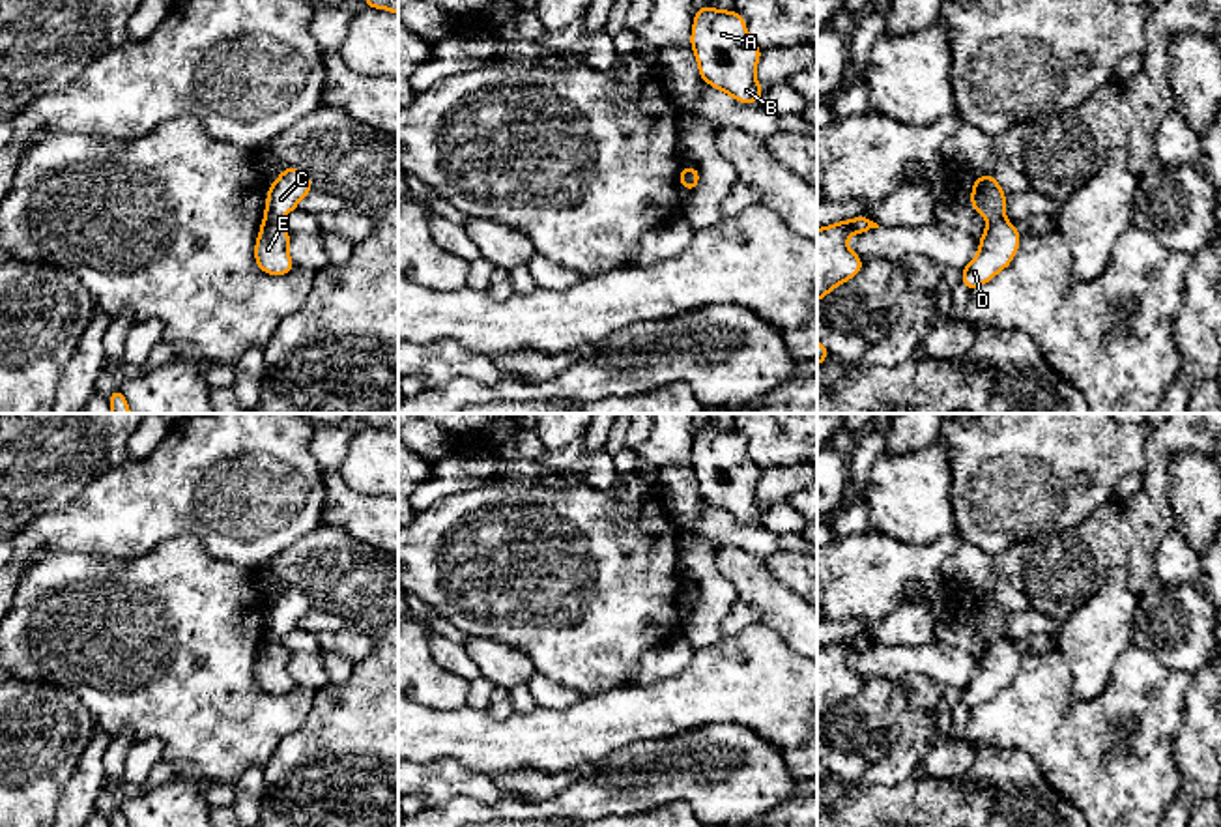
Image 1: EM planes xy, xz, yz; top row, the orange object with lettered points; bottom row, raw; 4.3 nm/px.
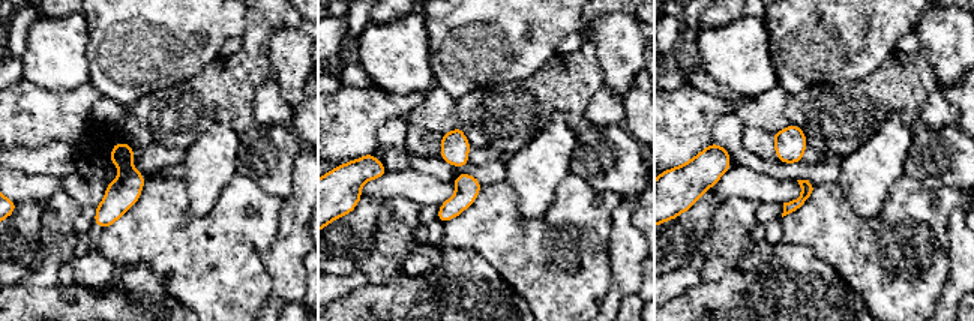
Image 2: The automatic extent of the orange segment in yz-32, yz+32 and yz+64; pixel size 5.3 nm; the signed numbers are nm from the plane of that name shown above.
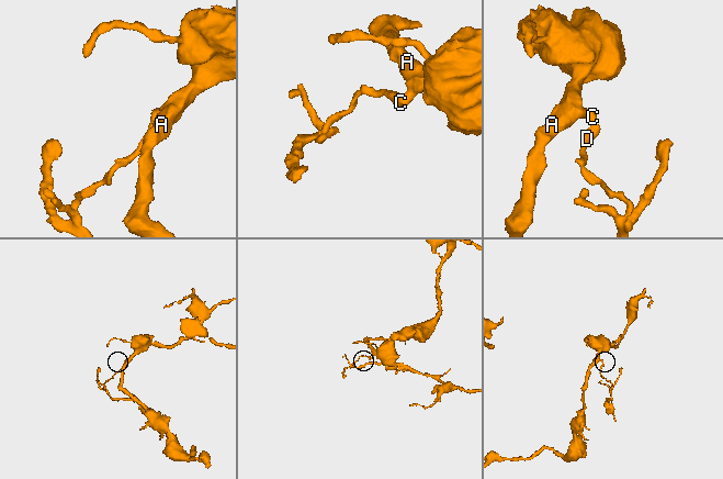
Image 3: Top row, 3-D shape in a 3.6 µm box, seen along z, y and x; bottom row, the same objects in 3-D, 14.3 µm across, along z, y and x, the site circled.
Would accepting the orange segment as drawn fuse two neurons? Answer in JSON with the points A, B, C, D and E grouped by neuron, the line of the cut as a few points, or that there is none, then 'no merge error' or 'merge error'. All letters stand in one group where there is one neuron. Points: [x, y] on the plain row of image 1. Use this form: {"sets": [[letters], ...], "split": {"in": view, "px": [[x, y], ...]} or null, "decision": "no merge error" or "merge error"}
{"sets": [["A", "B", "C"], ["D", "E"]], "split": {"in": "xy", "px": [[264, 638], [279, 640]]}, "decision": "merge error"}

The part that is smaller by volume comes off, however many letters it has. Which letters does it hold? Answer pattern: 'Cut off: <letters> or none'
Cut off: D, E

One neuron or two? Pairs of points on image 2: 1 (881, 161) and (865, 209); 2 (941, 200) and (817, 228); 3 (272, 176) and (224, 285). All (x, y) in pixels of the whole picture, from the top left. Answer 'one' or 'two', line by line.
1: one
2: one
3: two

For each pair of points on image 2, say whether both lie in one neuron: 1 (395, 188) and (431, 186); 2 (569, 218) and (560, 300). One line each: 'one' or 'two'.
1: one
2: one

